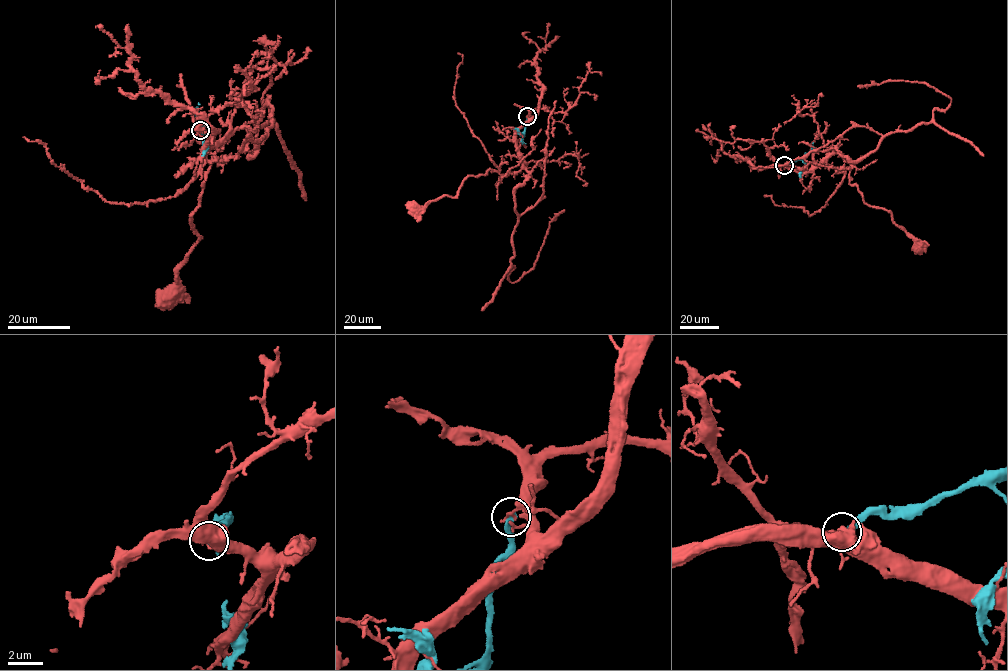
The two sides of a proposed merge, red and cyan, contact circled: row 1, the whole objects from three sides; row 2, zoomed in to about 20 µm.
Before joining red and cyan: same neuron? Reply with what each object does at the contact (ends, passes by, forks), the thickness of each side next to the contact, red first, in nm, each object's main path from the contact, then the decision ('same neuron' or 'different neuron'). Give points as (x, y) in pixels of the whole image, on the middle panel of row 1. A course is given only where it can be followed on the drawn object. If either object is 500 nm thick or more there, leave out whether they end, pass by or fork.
red ends there; cyan ends there; 200 nm thick on the red side, 400 nm on the other; red runs (527, 116), (516, 137), (519, 170), (470, 175), (455, 197), (414, 205); cyan runs (527, 116), (520, 135), (514, 128); different neuron

